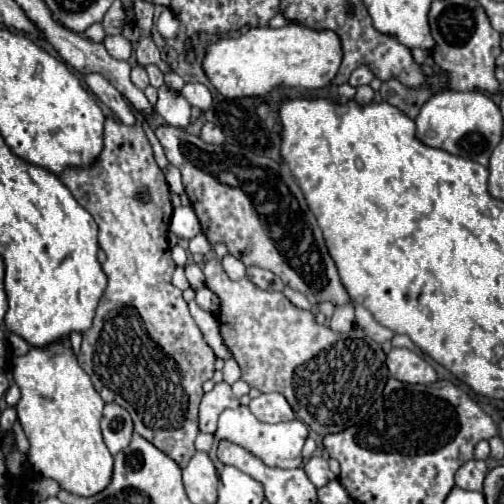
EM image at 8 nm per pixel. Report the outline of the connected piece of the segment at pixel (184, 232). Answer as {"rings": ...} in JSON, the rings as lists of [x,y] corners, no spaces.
{"rings":[[[179,206],[179,208],[175,208],[173,216],[171,216],[169,230],[177,238],[183,238],[183,240],[191,240],[197,234],[201,234],[201,226],[199,226],[199,220],[197,220],[193,208],[191,206]]]}

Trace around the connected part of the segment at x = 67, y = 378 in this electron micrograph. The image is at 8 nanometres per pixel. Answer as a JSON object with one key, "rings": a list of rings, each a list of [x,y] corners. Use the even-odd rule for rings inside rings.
{"rings":[[[59,340],[49,348],[31,348],[25,356],[13,360],[11,374],[21,388],[17,416],[31,444],[27,460],[32,473],[59,482],[63,490],[77,496],[93,496],[105,490],[113,474],[113,454],[107,450],[99,428],[105,402],[77,364],[71,344]]]}

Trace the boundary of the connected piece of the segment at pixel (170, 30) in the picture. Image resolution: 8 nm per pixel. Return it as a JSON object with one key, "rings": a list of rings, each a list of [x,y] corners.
{"rings":[[[165,8],[157,20],[157,30],[164,39],[172,39],[177,36],[177,30],[179,30],[179,20],[175,18],[175,14]]]}

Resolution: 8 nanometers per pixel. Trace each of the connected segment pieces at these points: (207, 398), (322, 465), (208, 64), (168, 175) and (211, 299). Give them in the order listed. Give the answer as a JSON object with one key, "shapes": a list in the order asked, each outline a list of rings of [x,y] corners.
{"shapes":[[[[225,382],[215,384],[211,392],[207,392],[199,406],[199,430],[213,434],[217,430],[217,418],[227,408],[237,408],[239,400],[231,392],[231,386]]],[[[313,456],[313,458],[303,466],[303,470],[305,470],[305,474],[309,476],[309,480],[311,480],[317,488],[321,488],[321,486],[325,486],[329,480],[333,480],[333,474],[331,474],[325,458]]],[[[301,24],[285,28],[251,28],[237,38],[223,38],[207,48],[203,68],[225,98],[263,96],[277,86],[325,88],[333,82],[343,60],[341,38],[333,30],[309,30]]],[[[169,166],[169,170],[165,173],[165,178],[169,186],[171,186],[171,190],[175,190],[177,194],[182,194],[184,190],[184,186],[182,183],[181,172],[175,166]]],[[[203,286],[203,288],[197,290],[195,302],[197,302],[197,306],[199,306],[201,310],[211,312],[211,314],[217,314],[217,310],[221,310],[221,300],[219,300],[207,286]]]]}

